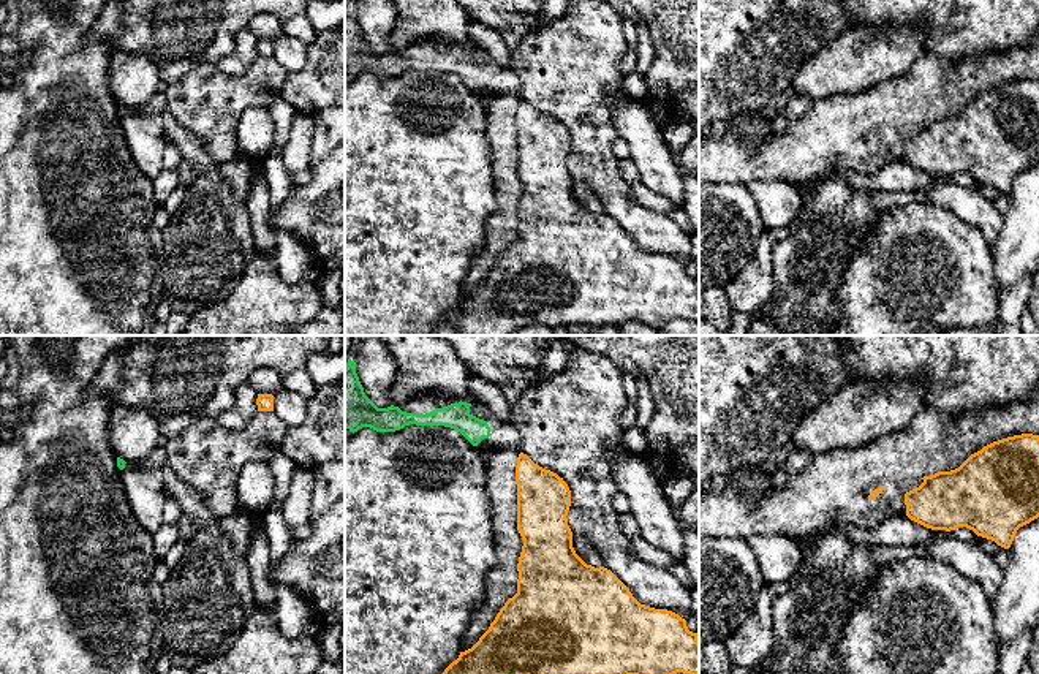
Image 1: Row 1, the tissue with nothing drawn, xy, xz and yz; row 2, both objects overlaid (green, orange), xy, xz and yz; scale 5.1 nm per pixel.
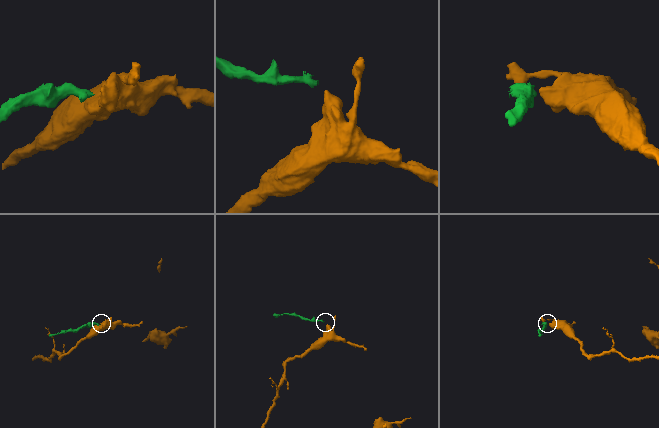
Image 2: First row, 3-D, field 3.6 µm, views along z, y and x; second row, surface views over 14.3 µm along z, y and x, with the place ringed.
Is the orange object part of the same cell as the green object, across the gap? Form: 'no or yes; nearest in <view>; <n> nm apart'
no; nearest in xz; 180 nm apart

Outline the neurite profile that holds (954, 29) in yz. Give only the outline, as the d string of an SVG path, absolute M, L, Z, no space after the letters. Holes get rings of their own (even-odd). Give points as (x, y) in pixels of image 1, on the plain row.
M843 0L856 28L917 24L925 30L925 51L949 70L971 55L1025 46L1039 28L1039 0Z

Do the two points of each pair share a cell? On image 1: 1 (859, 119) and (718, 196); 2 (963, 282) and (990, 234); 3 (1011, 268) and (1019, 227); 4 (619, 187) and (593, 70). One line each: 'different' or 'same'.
1: different
2: different
3: same
4: same

